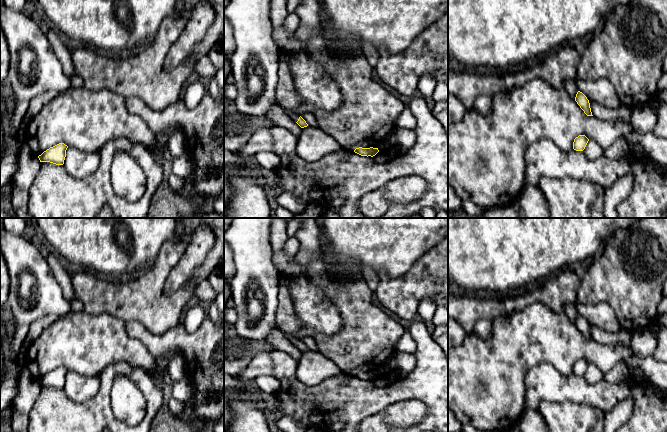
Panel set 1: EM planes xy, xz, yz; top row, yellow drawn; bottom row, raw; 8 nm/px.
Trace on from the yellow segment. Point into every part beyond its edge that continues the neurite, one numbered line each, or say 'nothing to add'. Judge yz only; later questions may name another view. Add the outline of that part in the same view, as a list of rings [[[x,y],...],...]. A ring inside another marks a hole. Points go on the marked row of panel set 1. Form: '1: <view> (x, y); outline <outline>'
nothing to add

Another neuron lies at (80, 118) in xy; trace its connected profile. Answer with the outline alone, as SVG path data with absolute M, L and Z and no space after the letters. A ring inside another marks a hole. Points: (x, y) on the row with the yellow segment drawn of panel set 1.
M78 88L59 93L25 127L25 142L37 156L59 143L85 152L98 152L108 141L119 137L140 142L147 147L152 147L156 142L156 134L146 123L128 112L126 98L109 89L91 91Z

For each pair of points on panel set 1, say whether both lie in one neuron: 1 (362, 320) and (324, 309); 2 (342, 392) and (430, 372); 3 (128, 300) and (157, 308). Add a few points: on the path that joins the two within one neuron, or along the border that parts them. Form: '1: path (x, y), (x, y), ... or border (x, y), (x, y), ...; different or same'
1: border (339, 308), (342, 327), (337, 332), (329, 335); different
2: path (364, 394), (392, 394), (408, 388); same
3: path (135, 300), (145, 300), (150, 305); same

